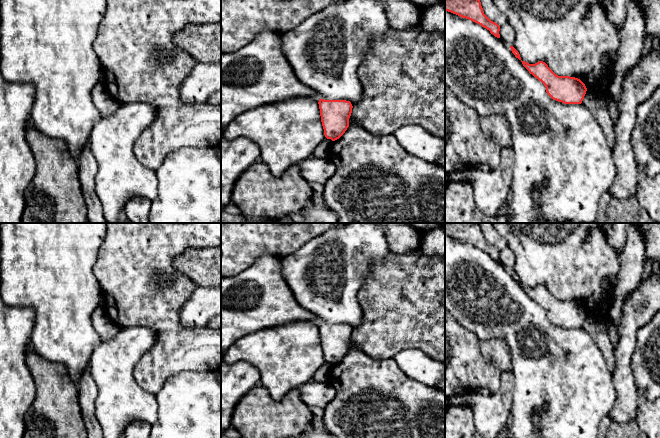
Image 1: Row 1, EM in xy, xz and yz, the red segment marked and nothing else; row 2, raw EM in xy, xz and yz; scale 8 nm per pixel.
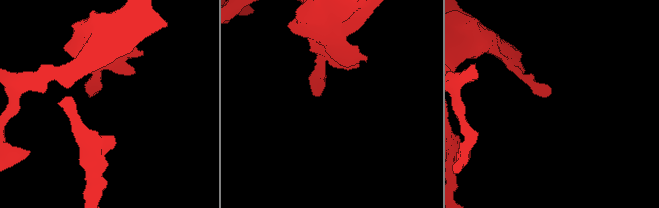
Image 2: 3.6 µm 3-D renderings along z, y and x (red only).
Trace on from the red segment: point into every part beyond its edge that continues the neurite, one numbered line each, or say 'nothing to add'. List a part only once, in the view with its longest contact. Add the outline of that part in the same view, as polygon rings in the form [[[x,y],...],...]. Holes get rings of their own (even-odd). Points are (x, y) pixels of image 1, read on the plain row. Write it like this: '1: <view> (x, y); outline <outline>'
nothing to add

